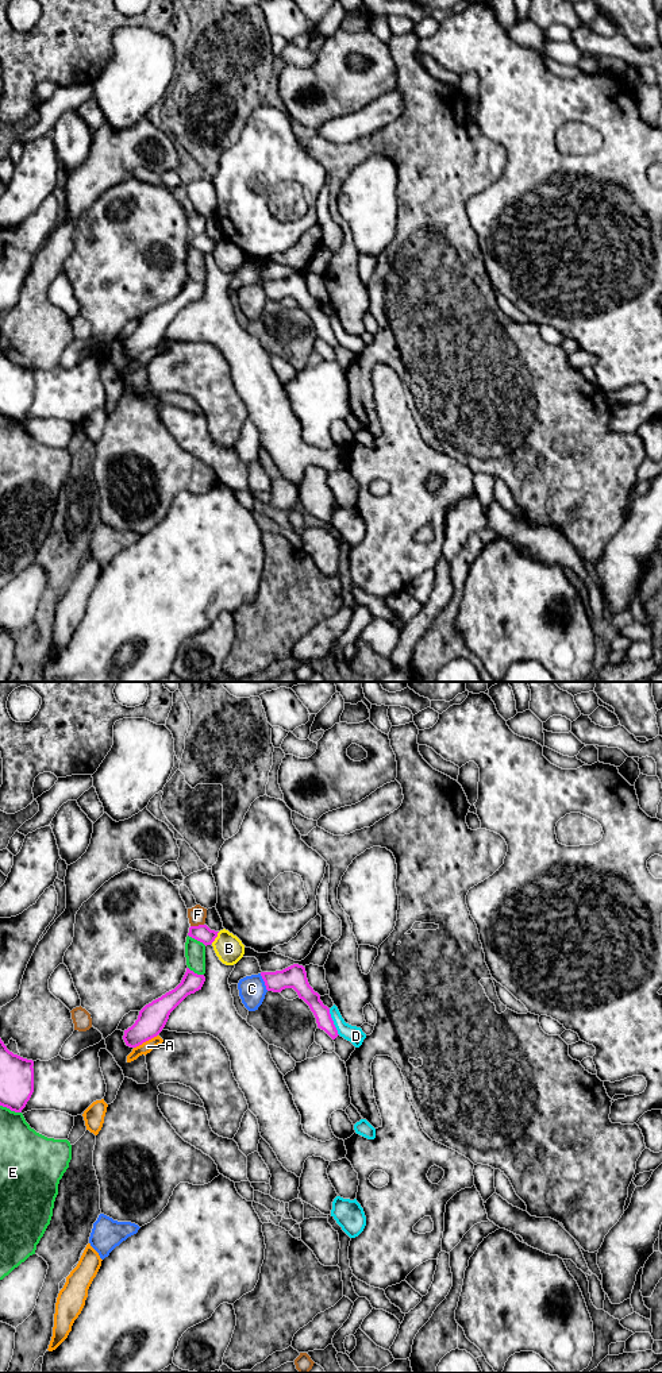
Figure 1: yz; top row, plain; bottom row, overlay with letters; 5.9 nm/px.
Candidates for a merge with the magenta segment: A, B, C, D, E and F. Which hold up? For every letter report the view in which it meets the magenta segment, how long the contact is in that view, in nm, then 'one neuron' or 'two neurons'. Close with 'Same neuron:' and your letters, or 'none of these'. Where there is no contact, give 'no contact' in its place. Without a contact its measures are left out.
A: contact in yz; length 170 nm; two neurons
B: contact in yz; length 90 nm; two neurons
C: contact in yz; length 120 nm; two neurons
D: contact in yz; length 170 nm; two neurons
E: contact in yz; length 140 nm; two neurons
F: contact in yz; length 80 nm; two neurons
Same neuron: none of these

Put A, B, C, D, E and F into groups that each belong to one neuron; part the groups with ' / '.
A / B / C E / D / F

